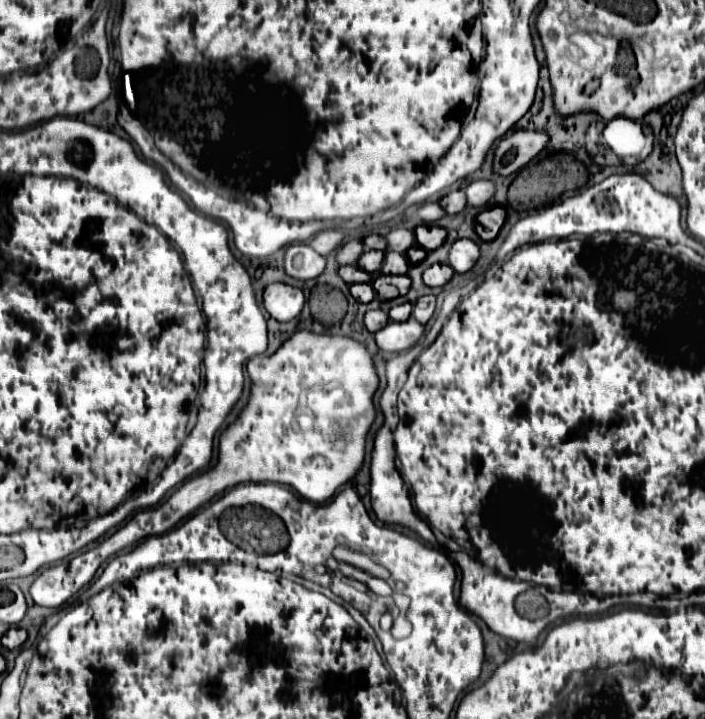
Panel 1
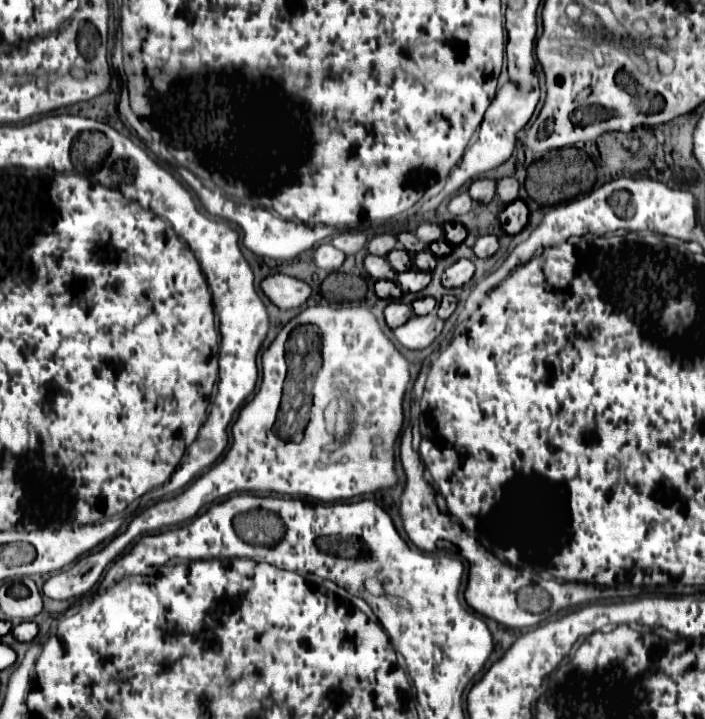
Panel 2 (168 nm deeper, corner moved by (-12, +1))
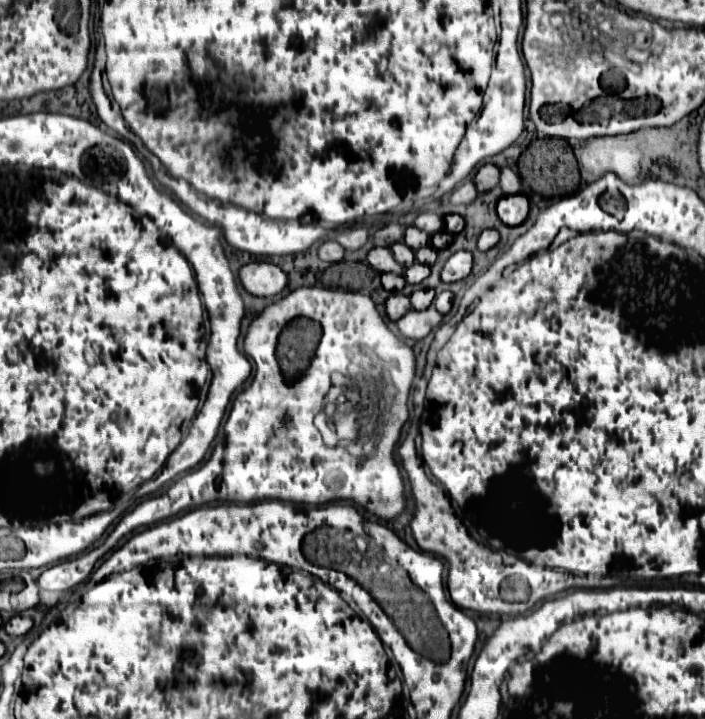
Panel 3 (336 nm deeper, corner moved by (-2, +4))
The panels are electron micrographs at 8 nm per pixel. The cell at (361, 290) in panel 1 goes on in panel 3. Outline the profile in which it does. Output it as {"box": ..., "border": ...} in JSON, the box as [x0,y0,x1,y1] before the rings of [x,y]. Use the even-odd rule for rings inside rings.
{"box":[382,272,406,292],"border":[[[394,272],[382,274],[382,286],[384,286],[386,290],[390,290],[390,292],[402,290],[404,284],[406,284],[406,280],[404,280],[404,276],[400,276],[400,274],[394,274]]]}

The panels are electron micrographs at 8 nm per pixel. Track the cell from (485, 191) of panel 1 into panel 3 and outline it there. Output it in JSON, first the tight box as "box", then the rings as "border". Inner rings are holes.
{"box":[500,168,522,194],"border":[[[502,168],[500,188],[502,188],[504,194],[518,194],[520,188],[522,188],[522,180],[520,180],[520,176],[512,168]]]}

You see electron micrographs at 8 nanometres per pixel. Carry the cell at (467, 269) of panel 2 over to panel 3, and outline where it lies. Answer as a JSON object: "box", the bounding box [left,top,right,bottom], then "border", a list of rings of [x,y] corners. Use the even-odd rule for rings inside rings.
{"box":[442,250,472,282],"border":[[[462,250],[462,252],[456,252],[448,258],[444,270],[442,270],[442,280],[444,282],[458,282],[462,278],[466,278],[472,270],[472,254]]]}

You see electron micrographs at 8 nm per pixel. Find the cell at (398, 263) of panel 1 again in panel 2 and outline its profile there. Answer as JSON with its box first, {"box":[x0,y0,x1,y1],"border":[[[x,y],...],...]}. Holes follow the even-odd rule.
{"box":[412,249,436,271],"border":[[[426,249],[426,251],[416,253],[416,255],[412,257],[412,263],[414,263],[414,267],[420,269],[420,271],[432,271],[432,269],[436,267],[436,257],[432,257],[432,253],[428,253],[428,249]]]}

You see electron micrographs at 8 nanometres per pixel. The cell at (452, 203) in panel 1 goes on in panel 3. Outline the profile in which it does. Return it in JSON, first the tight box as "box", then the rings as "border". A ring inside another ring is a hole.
{"box":[474,164,500,192],"border":[[[484,164],[480,166],[480,170],[474,176],[474,184],[478,186],[480,192],[488,192],[492,190],[500,180],[500,168],[496,164]]]}

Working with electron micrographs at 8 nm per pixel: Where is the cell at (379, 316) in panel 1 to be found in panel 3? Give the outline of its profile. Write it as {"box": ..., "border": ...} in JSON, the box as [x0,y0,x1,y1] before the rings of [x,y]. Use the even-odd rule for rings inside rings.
{"box":[386,294,412,320],"border":[[[392,294],[386,300],[386,312],[388,312],[388,318],[390,320],[400,320],[410,308],[412,308],[412,302],[404,294]]]}

